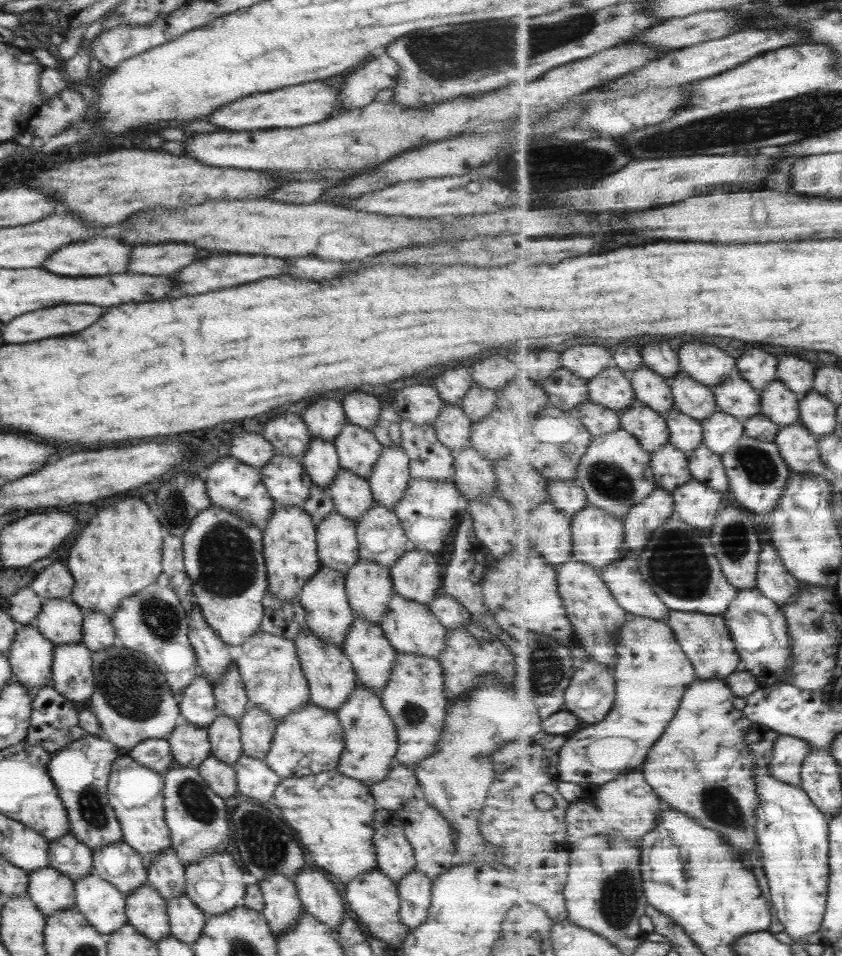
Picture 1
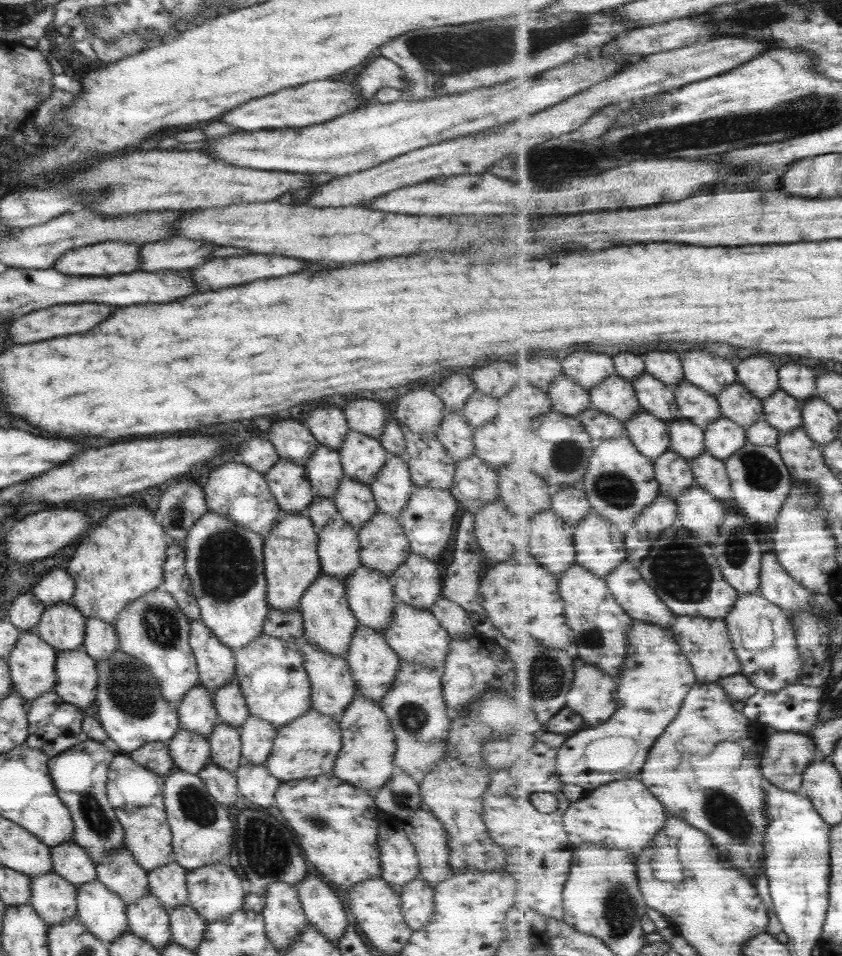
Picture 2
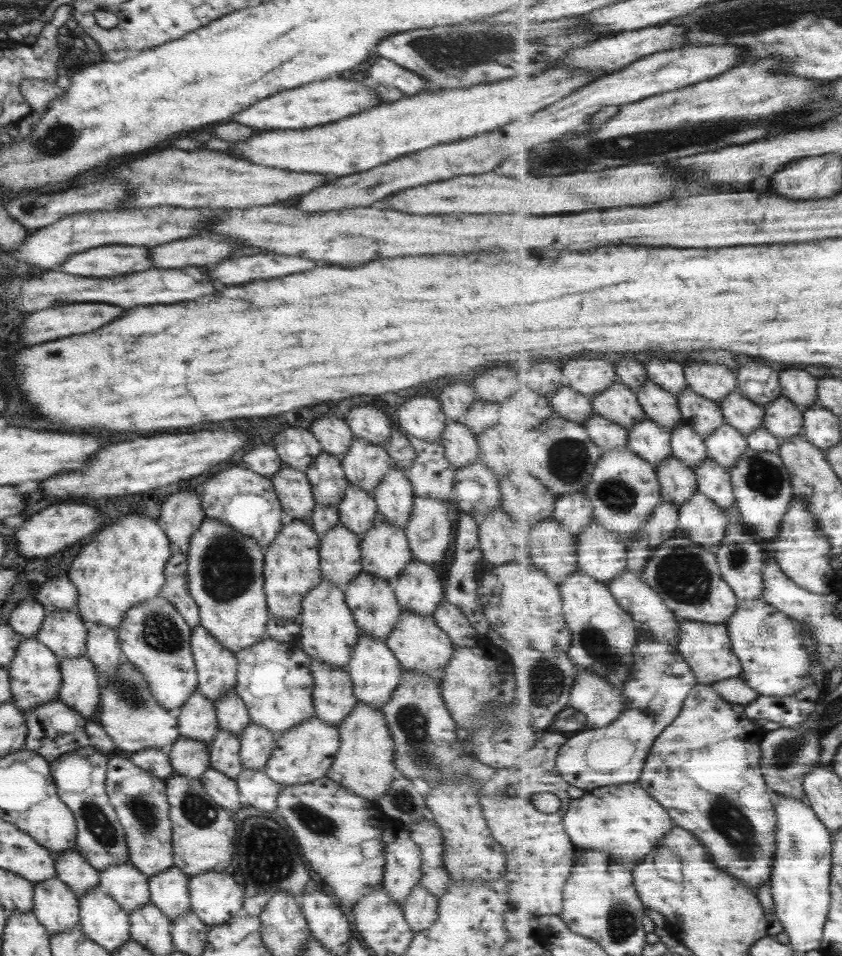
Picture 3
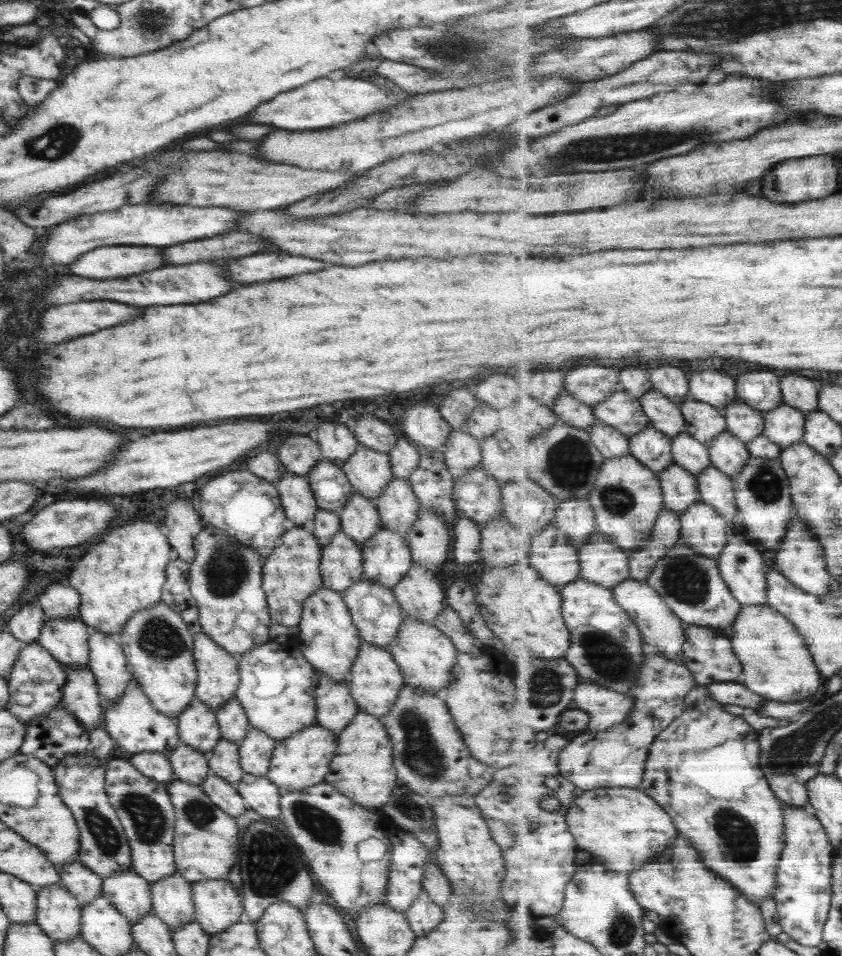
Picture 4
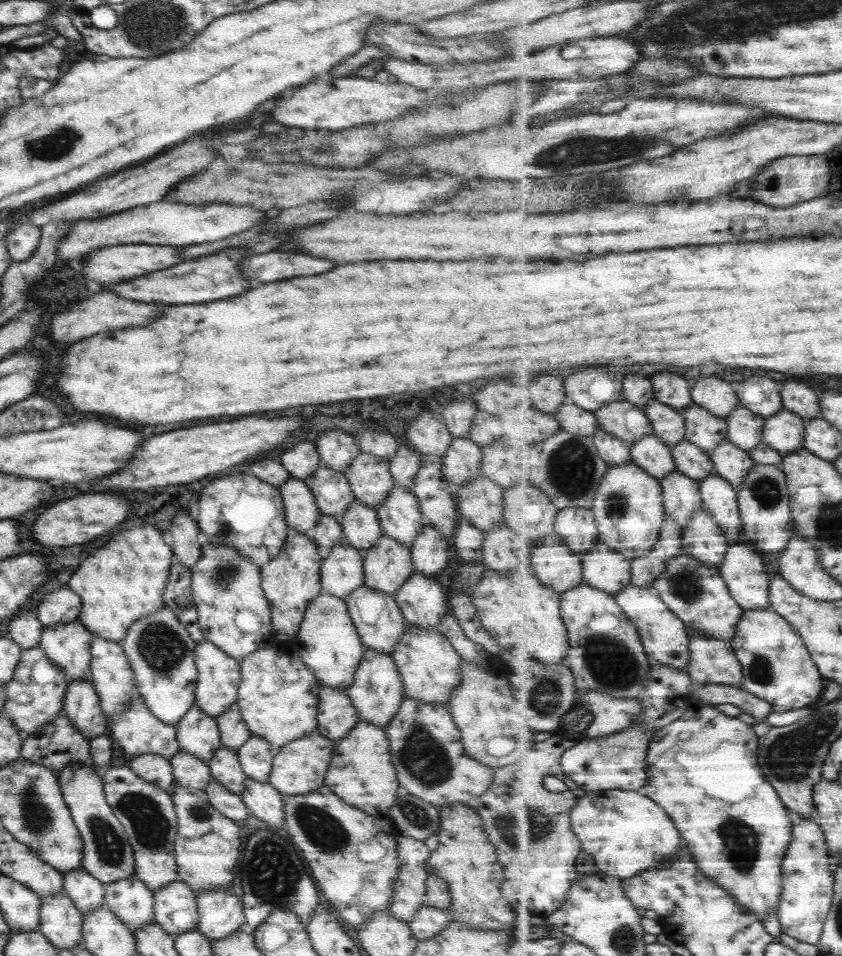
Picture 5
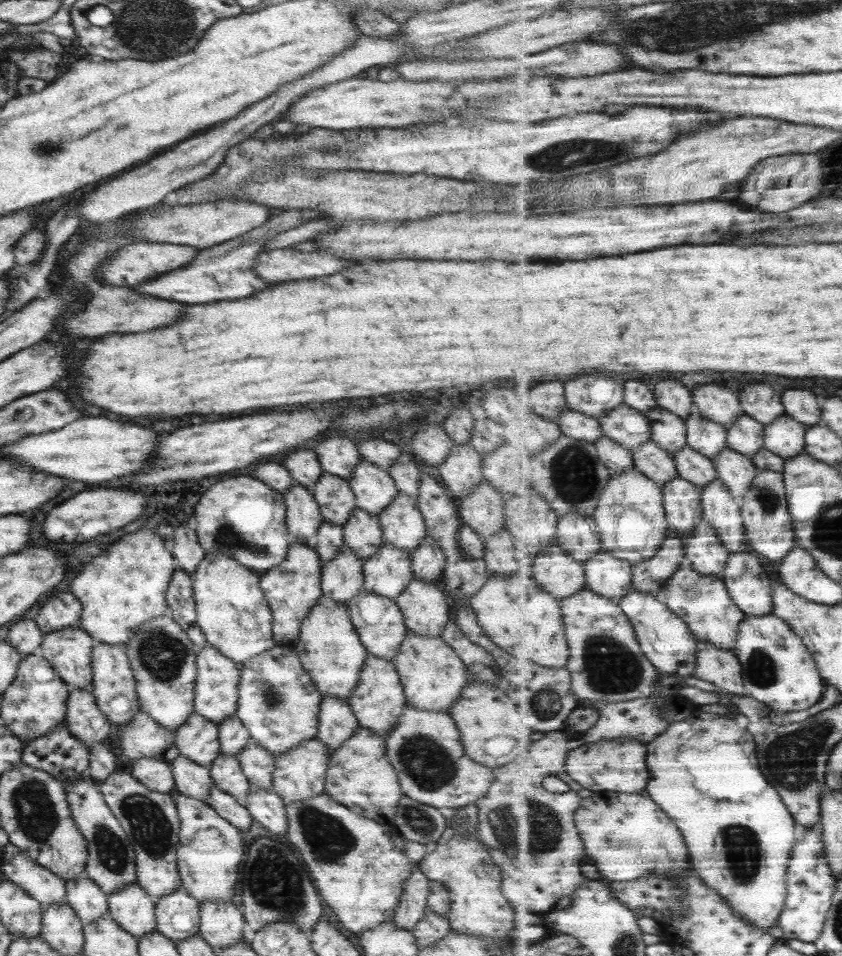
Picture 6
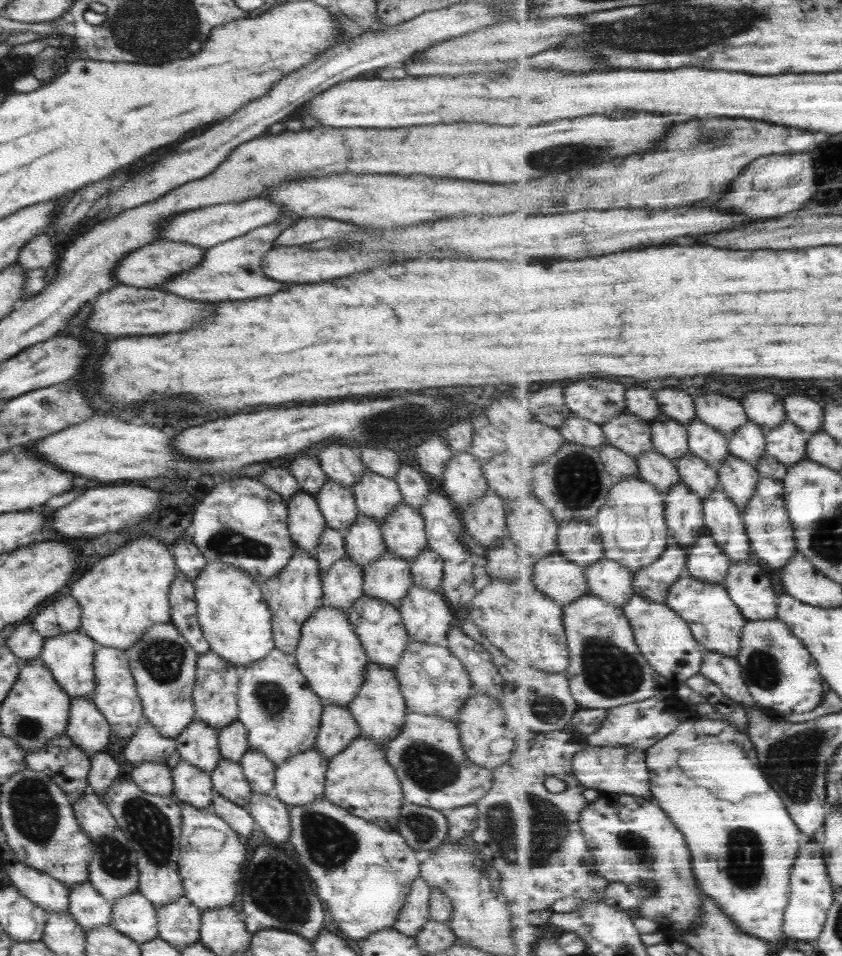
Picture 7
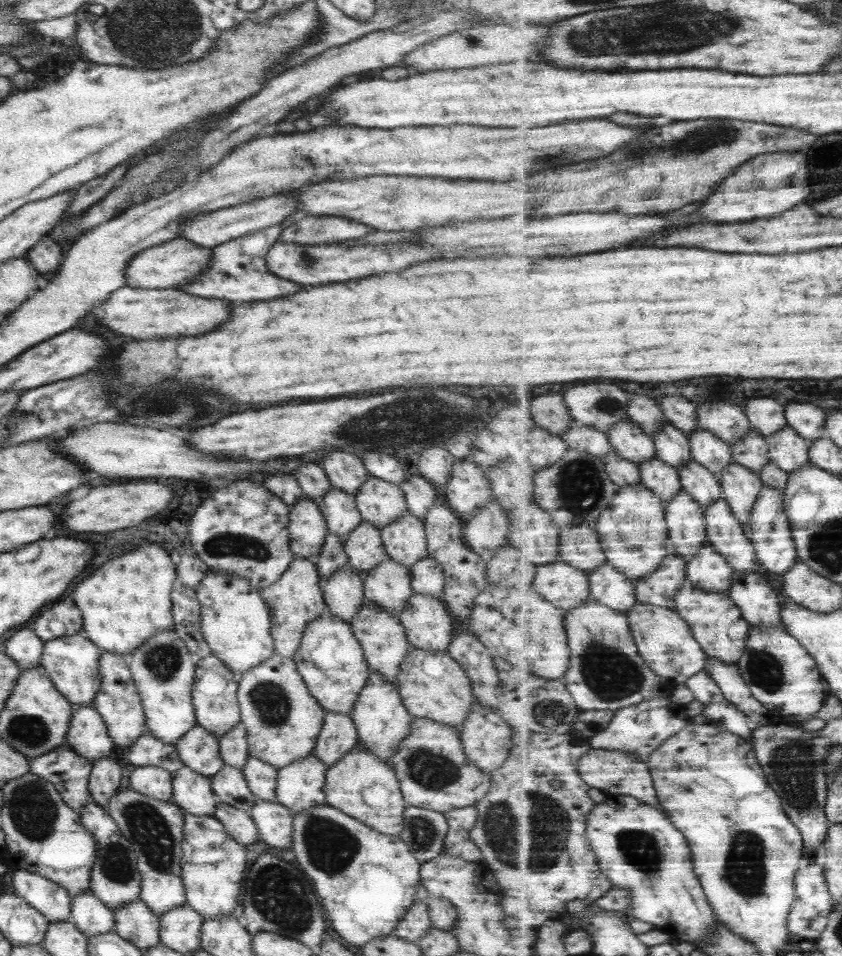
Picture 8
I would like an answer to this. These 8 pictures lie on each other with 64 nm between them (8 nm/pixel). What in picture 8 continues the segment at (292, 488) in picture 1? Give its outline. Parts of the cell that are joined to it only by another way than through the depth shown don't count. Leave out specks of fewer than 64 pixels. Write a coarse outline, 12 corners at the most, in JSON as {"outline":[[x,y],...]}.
{"outline":[[304,497],[289,509],[294,556],[320,552],[327,524]]}

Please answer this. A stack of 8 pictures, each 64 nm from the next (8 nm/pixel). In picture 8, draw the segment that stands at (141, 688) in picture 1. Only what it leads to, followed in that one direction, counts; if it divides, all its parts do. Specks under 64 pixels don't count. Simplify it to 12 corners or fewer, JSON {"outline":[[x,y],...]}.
{"outline":[[145,731],[125,758],[170,773],[183,767],[174,744]]}

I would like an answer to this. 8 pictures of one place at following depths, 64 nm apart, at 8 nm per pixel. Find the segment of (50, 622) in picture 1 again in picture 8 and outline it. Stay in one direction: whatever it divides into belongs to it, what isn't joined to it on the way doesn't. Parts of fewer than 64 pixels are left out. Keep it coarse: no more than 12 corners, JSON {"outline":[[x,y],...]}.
{"outline":[[83,633],[49,639],[40,667],[74,706],[99,693],[100,648]]}

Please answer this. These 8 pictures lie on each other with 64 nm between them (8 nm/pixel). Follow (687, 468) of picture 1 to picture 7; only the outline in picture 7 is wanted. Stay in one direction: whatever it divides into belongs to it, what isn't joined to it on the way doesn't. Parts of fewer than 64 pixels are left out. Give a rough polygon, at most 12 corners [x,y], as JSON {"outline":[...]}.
{"outline":[[681,481],[667,495],[672,541],[690,555],[706,529],[705,499]]}

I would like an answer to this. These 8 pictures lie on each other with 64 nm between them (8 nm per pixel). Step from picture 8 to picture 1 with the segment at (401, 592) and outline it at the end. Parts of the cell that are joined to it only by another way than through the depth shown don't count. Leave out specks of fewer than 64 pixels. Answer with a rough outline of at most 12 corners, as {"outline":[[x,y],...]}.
{"outline":[[394,510],[356,522],[358,558],[390,569],[410,547]]}

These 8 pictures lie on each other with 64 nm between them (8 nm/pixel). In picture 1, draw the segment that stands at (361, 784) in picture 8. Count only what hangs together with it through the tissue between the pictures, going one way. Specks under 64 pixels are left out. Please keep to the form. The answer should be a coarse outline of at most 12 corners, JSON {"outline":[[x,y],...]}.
{"outline":[[357,682],[336,712],[336,769],[369,787],[400,750],[378,694]]}

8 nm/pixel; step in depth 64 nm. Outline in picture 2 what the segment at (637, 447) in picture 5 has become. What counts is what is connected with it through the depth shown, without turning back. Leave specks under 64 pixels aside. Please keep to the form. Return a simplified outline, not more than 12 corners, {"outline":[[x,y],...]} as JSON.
{"outline":[[649,410],[625,423],[652,460],[671,450],[671,423]]}

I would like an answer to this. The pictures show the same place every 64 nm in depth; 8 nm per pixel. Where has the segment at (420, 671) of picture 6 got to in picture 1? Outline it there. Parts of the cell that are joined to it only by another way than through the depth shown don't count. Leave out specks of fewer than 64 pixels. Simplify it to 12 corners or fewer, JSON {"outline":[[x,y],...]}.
{"outline":[[393,591],[380,622],[398,653],[445,649],[444,628],[428,605]]}

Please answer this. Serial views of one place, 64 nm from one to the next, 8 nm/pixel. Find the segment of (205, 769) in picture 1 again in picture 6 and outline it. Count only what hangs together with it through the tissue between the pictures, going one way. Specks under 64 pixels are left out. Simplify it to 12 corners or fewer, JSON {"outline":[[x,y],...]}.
{"outline":[[215,784],[204,802],[236,829],[250,829],[245,806]]}

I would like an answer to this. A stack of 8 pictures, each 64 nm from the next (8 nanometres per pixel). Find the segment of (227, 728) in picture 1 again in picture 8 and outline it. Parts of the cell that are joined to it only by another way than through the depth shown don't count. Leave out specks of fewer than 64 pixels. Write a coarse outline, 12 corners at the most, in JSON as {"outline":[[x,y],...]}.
{"outline":[[239,768],[211,777],[217,801],[249,812],[254,794]]}

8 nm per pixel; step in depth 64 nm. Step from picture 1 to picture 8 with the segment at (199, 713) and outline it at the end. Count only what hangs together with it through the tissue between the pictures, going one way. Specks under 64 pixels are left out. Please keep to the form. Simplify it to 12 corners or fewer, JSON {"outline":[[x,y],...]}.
{"outline":[[197,724],[174,746],[184,765],[211,778],[224,765],[219,737]]}

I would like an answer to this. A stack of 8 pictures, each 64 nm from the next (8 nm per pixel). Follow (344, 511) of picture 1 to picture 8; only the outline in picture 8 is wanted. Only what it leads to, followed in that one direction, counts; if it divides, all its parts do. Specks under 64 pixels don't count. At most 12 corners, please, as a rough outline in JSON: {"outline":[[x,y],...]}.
{"outline":[[363,520],[346,536],[350,566],[362,576],[387,557],[381,529]]}

